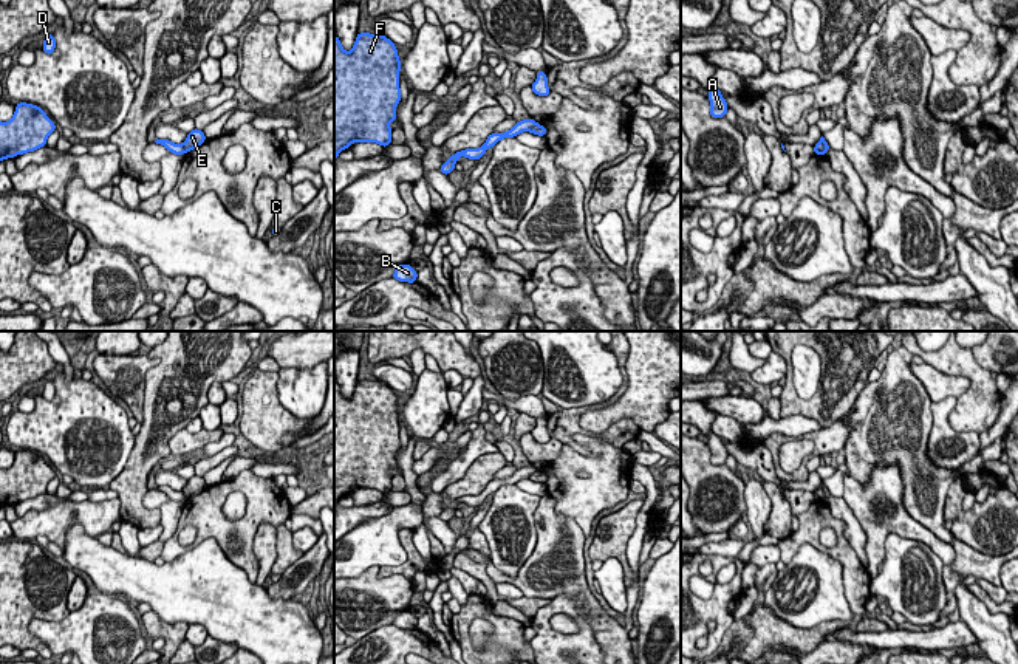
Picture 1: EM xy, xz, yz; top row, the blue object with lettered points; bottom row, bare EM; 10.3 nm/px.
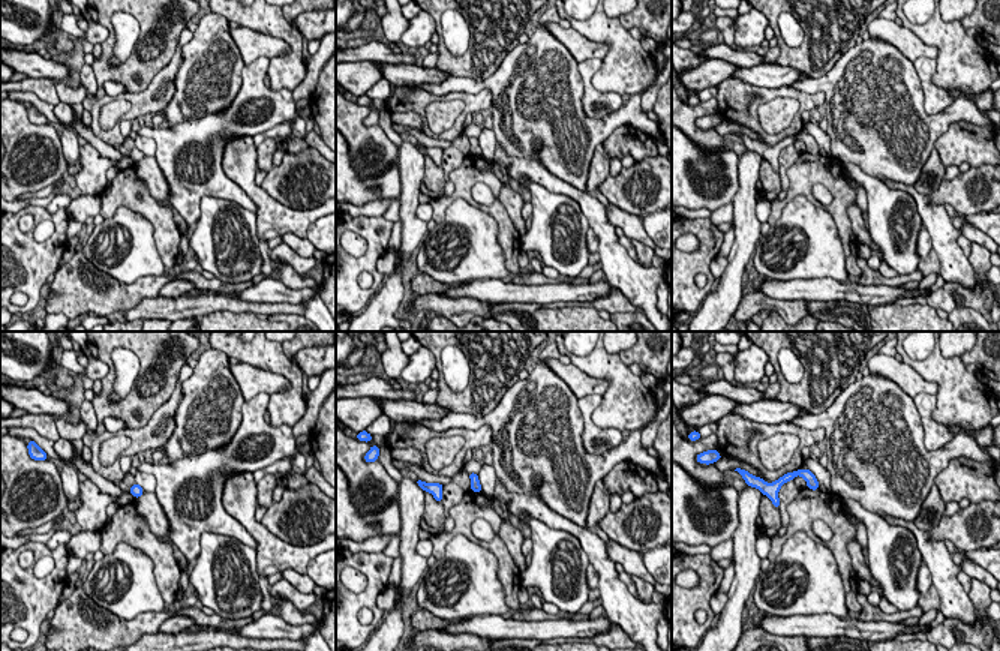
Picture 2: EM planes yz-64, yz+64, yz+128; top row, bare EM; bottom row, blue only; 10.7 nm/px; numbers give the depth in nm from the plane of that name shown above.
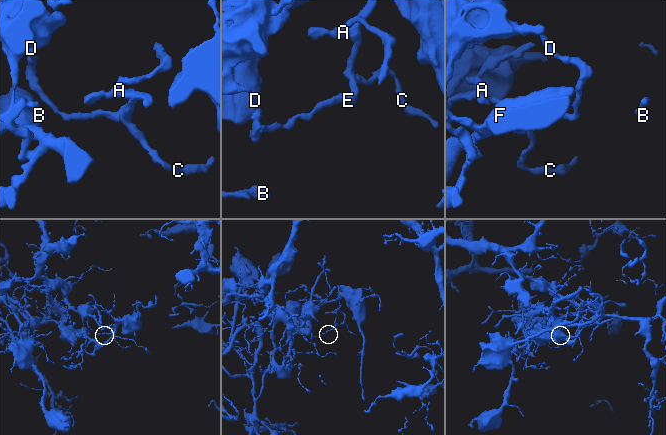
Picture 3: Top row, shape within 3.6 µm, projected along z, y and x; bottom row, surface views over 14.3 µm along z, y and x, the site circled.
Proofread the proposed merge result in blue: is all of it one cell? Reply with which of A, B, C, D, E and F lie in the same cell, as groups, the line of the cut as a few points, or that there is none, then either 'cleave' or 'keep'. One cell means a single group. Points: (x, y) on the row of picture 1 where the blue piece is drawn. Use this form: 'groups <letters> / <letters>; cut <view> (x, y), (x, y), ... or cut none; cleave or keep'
groups A B C E F / D; cut xz (537, 124), (528, 130); cleave

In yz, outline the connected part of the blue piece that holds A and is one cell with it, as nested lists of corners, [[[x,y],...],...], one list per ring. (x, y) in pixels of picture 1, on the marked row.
[[[712,85],[707,88],[707,91],[709,91],[707,98],[709,98],[710,107],[712,107],[710,116],[712,118],[724,118],[729,107],[727,107],[726,99],[723,98],[721,91]]]

